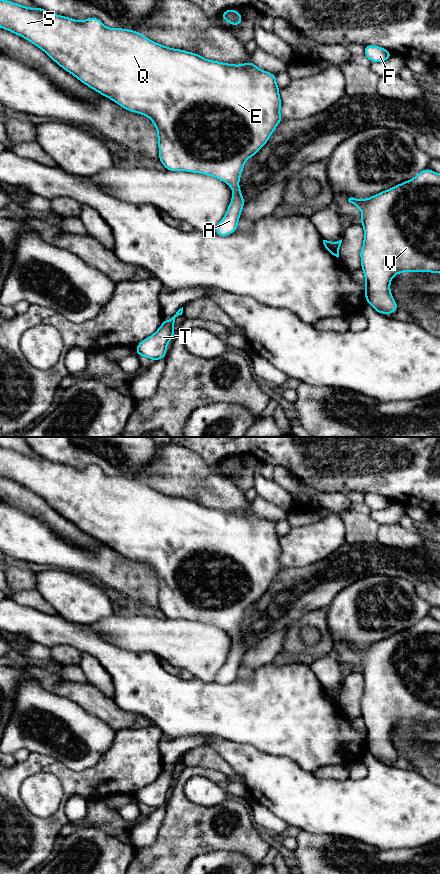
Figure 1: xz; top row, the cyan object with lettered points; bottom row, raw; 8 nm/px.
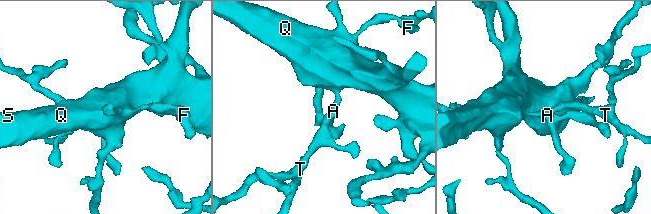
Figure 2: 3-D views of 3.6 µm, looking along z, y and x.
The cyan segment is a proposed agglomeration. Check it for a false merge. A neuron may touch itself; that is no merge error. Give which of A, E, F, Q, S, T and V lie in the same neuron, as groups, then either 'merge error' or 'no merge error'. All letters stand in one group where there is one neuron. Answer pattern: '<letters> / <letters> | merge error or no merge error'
A E F Q S T V | no merge error

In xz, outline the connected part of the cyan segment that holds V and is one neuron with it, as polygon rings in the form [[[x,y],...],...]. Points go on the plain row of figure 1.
[[[429,616],[419,620],[411,628],[366,646],[349,646],[348,649],[362,660],[360,670],[364,676],[363,695],[359,703],[366,728],[365,749],[380,762],[392,762],[399,753],[395,750],[390,731],[401,720],[433,720],[440,722],[440,622]]]

